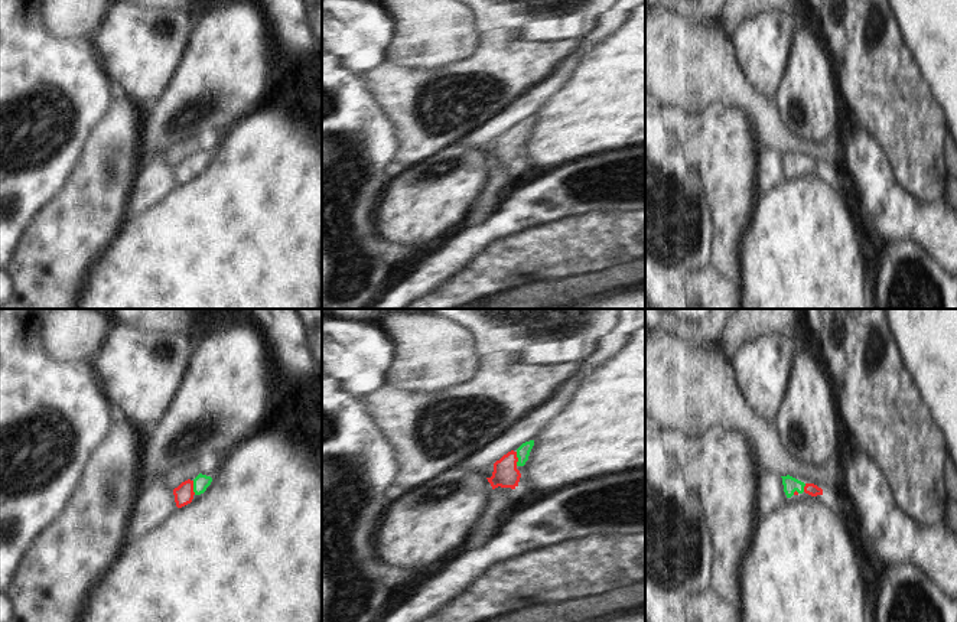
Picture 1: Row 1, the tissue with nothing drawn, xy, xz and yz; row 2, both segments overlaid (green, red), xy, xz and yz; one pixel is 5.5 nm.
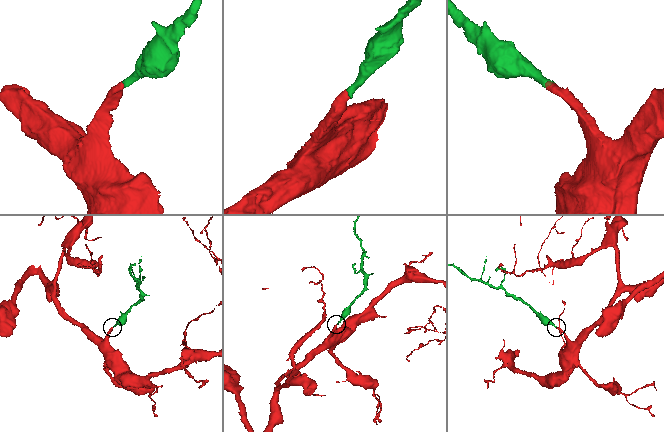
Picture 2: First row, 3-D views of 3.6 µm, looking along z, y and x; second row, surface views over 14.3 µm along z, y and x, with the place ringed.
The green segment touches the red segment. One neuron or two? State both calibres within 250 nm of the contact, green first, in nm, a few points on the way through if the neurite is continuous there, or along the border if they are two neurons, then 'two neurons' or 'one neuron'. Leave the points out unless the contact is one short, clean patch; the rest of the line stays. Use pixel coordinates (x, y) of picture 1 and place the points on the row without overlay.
90 nm thick on the green side, 110 nm on the other; runs through xy (201, 159), (194, 165), (184, 171); one neuron

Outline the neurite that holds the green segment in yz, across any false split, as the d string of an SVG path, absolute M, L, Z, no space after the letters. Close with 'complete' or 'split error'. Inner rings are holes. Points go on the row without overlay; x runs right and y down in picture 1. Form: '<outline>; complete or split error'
M790 152L781 154L782 154L784 169L787 175L791 175L792 172L798 172L803 169L811 173L823 172L823 166L814 160L804 160Z; split error

